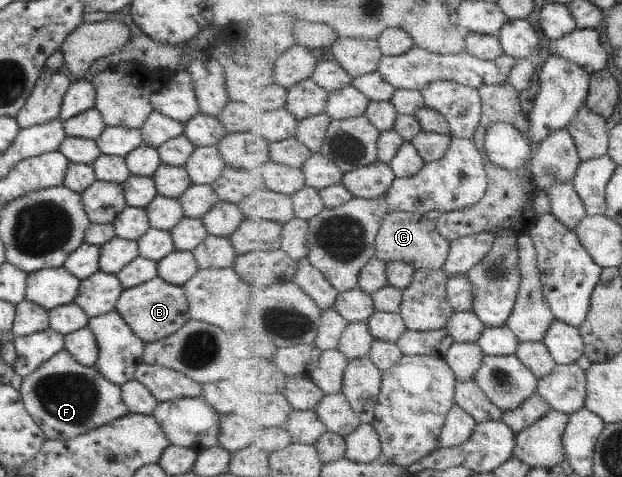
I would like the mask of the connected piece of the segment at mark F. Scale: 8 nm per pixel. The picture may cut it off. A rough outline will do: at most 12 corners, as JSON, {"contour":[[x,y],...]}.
{"contour":[[64,349],[21,379],[44,437],[73,439],[128,414],[119,384]]}

